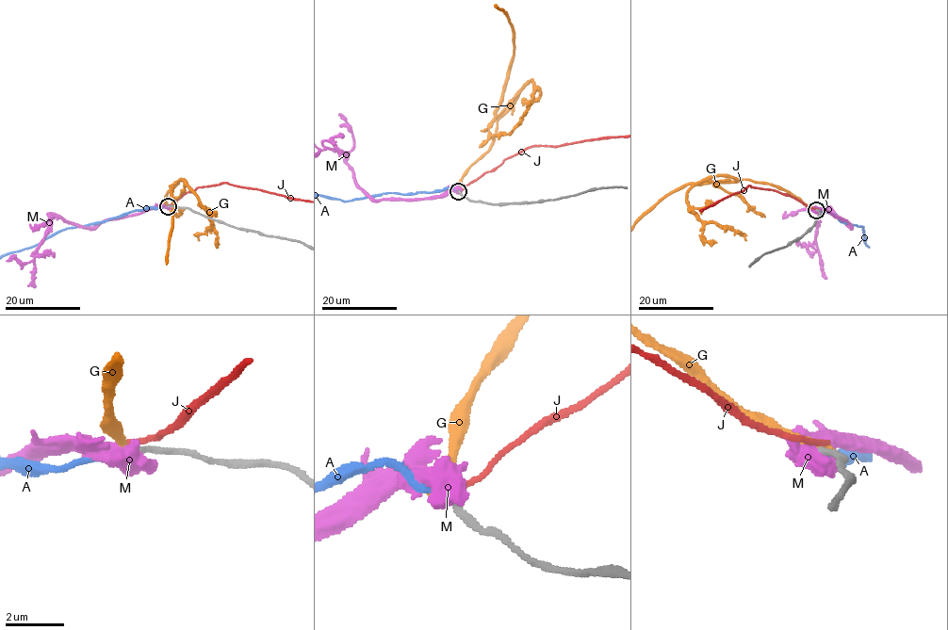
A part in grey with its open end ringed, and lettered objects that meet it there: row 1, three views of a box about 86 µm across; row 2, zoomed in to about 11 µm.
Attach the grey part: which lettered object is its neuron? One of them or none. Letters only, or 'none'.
A

